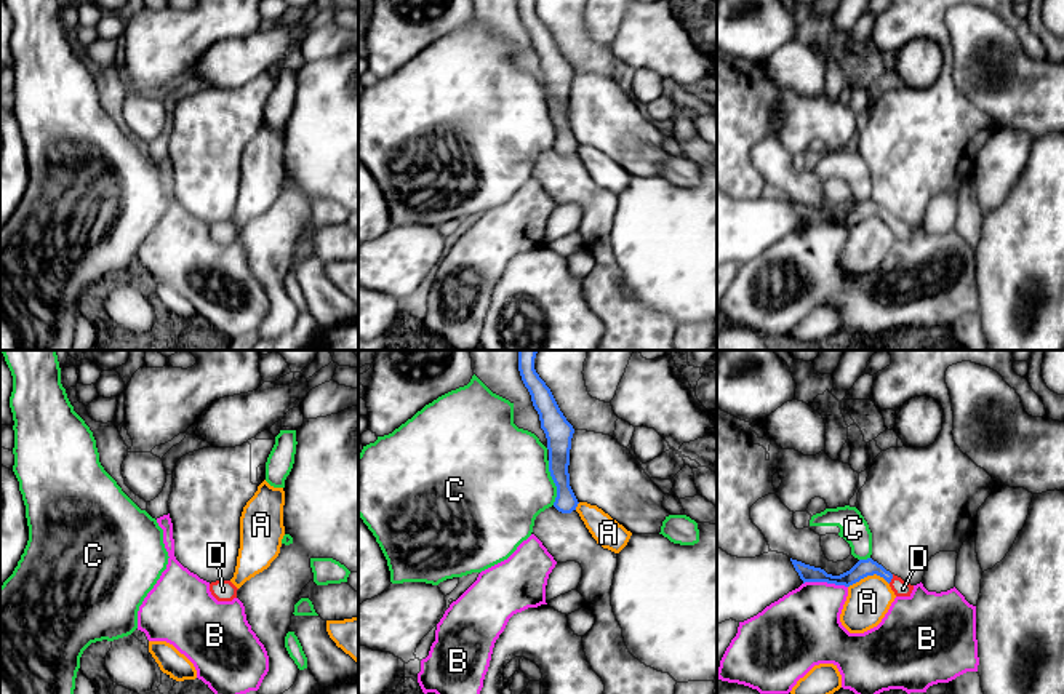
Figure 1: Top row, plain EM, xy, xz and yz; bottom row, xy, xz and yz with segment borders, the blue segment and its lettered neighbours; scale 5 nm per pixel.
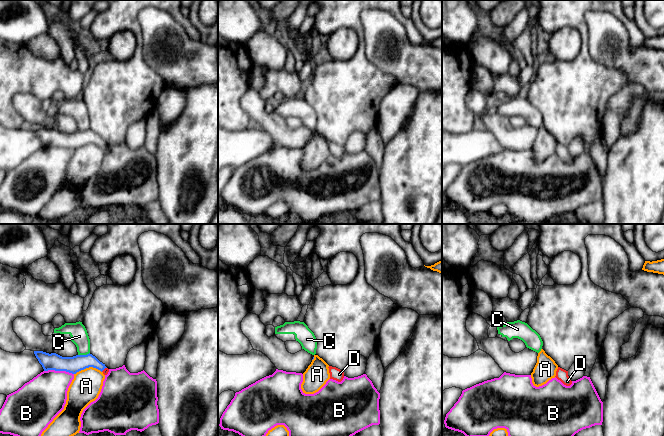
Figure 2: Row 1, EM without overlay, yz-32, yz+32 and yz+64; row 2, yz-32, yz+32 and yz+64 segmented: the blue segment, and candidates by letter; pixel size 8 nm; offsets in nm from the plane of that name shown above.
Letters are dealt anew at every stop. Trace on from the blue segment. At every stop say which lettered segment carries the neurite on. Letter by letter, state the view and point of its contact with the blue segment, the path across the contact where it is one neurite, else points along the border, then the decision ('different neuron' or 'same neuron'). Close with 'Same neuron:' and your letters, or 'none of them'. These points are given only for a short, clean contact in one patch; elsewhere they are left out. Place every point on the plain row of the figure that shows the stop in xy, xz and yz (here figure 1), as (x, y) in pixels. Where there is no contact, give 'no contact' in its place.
A: contact yz (868, 216); border yz (888, 224), (876, 216), (868, 216), (848, 229); different neuron
B: contact yz (826, 223); different neuron
C: contact xz (554, 123); different neuron
D: contact yz (892, 219); way yz (863, 210), (877, 210), (892, 219), (898, 227); same neuron
Same neuron: D

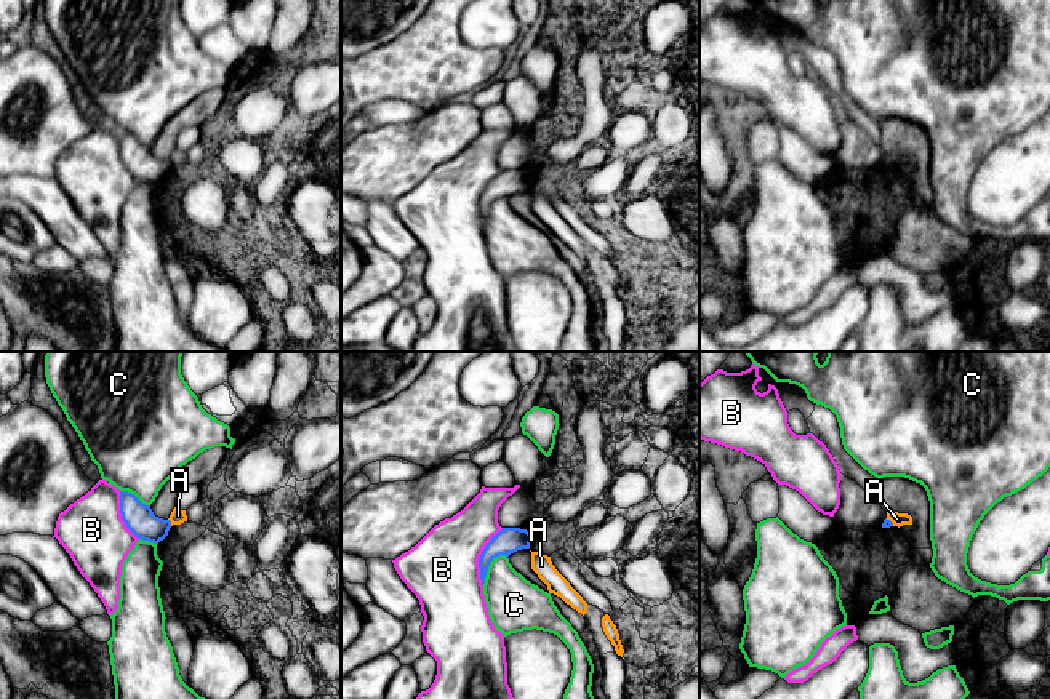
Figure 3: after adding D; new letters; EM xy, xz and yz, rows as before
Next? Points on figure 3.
A: contact xy (170, 163); border xy (168, 160), (172, 167); different neuron
B: contact xz (480, 199); different neuron
C: contact xz (488, 207); different neuron
Same neuron: none of them

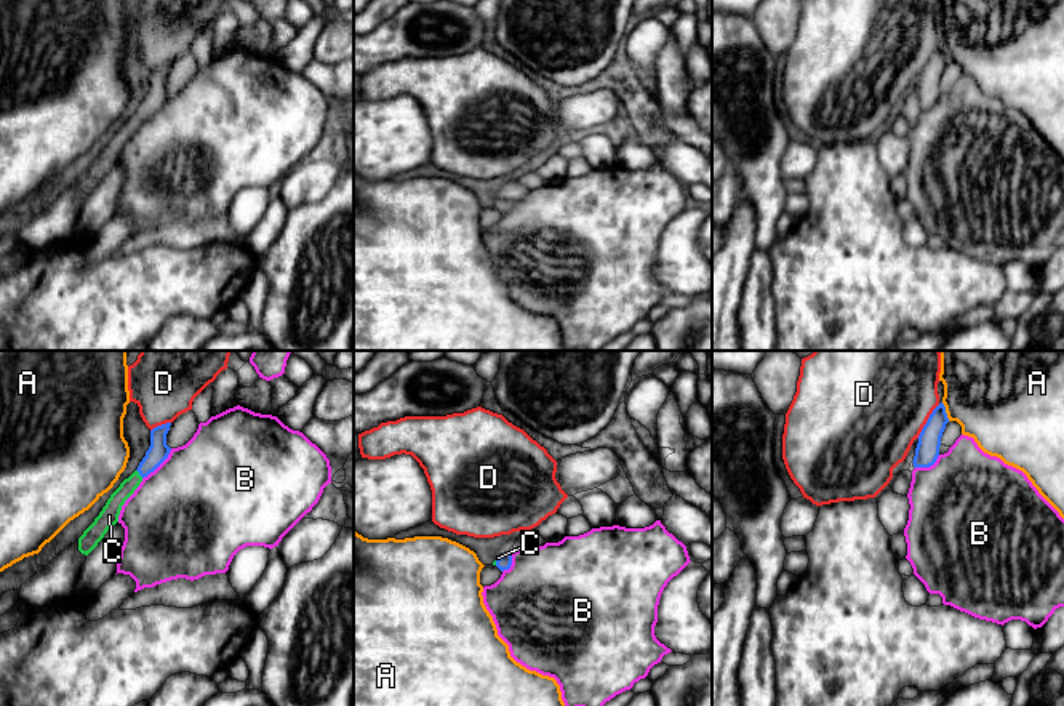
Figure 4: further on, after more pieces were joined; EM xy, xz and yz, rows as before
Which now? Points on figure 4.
A: contact yz (944, 53); different neuron
B: contact xy (159, 106); different neuron
C: contact xy (140, 116); way xy (159, 92), (140, 116), (117, 140), (111, 152); same neuron
D: contact yz (927, 63); different neuron
Same neuron: C

